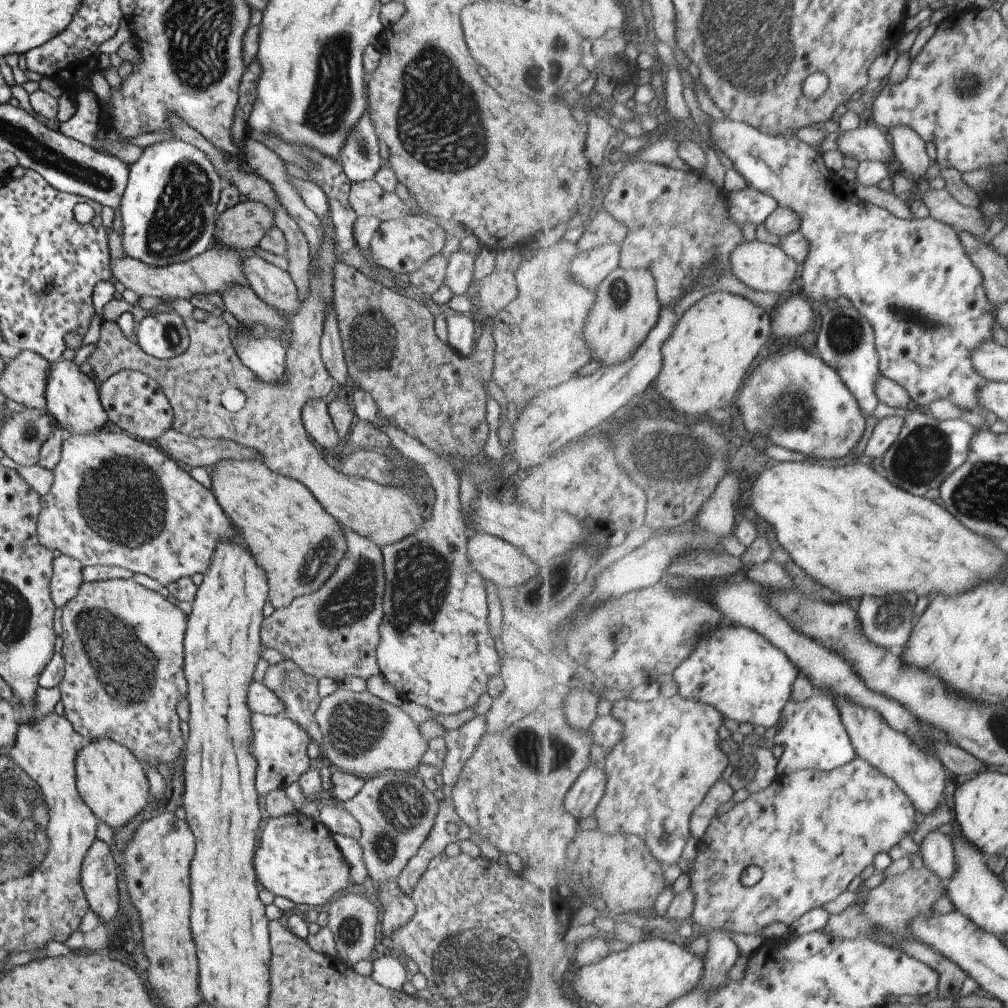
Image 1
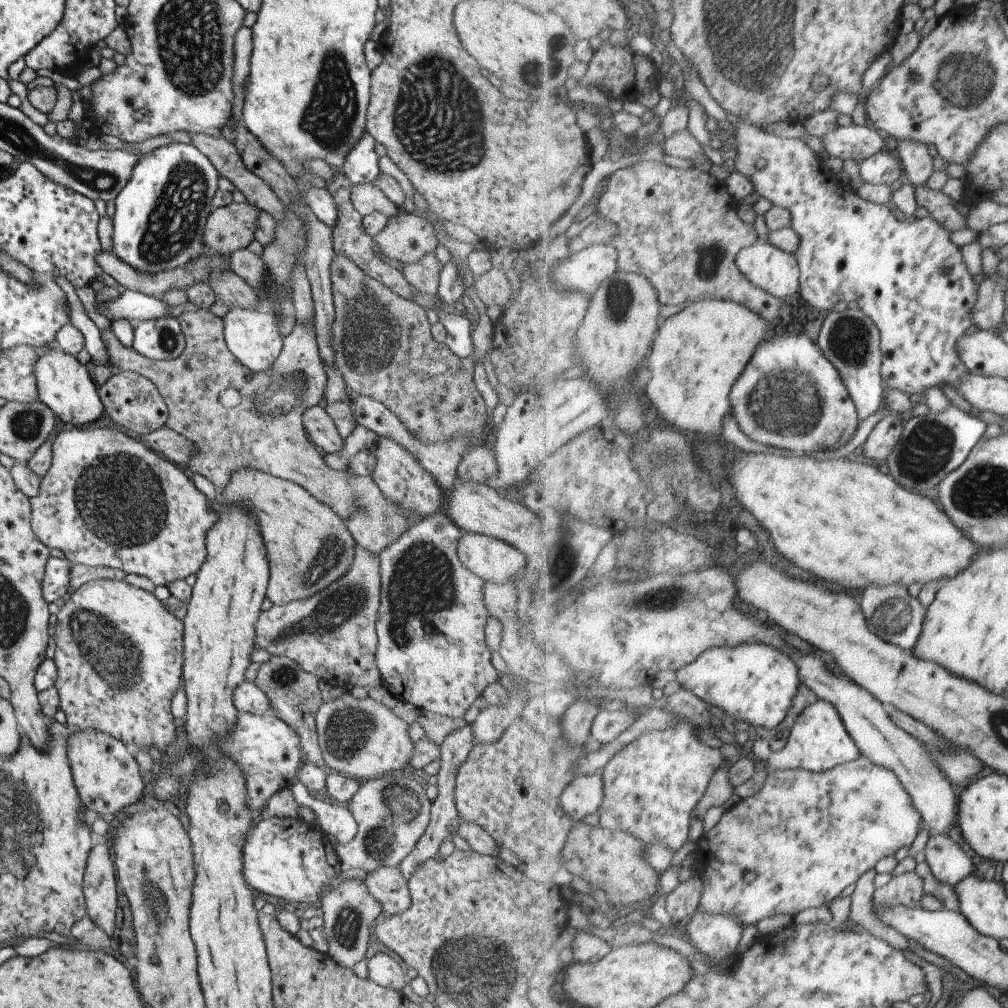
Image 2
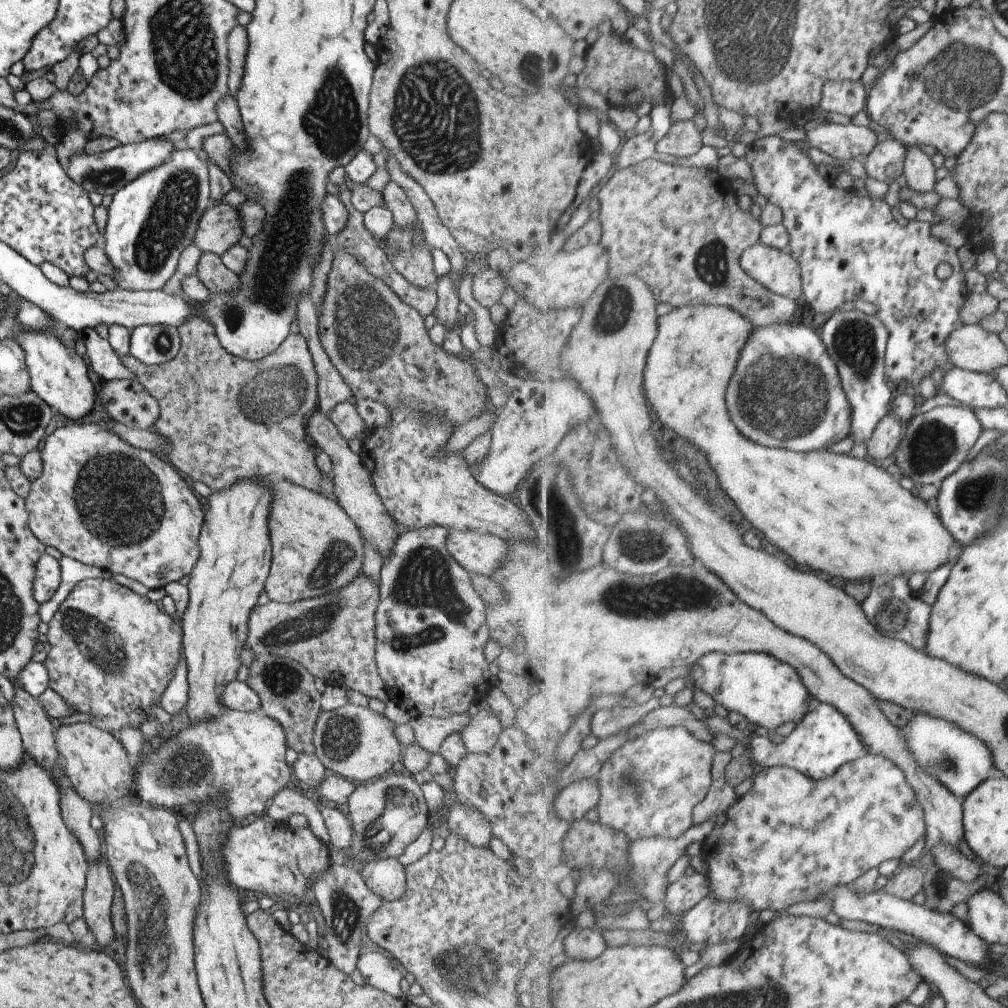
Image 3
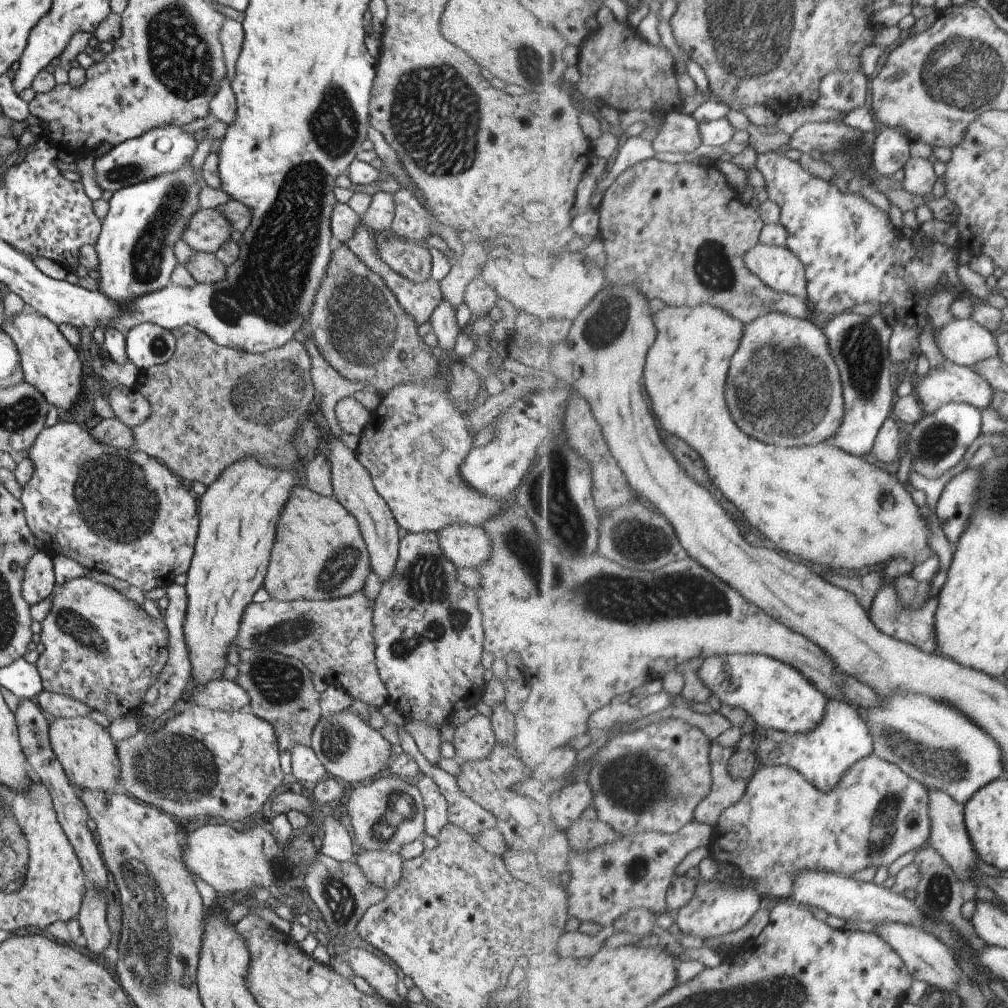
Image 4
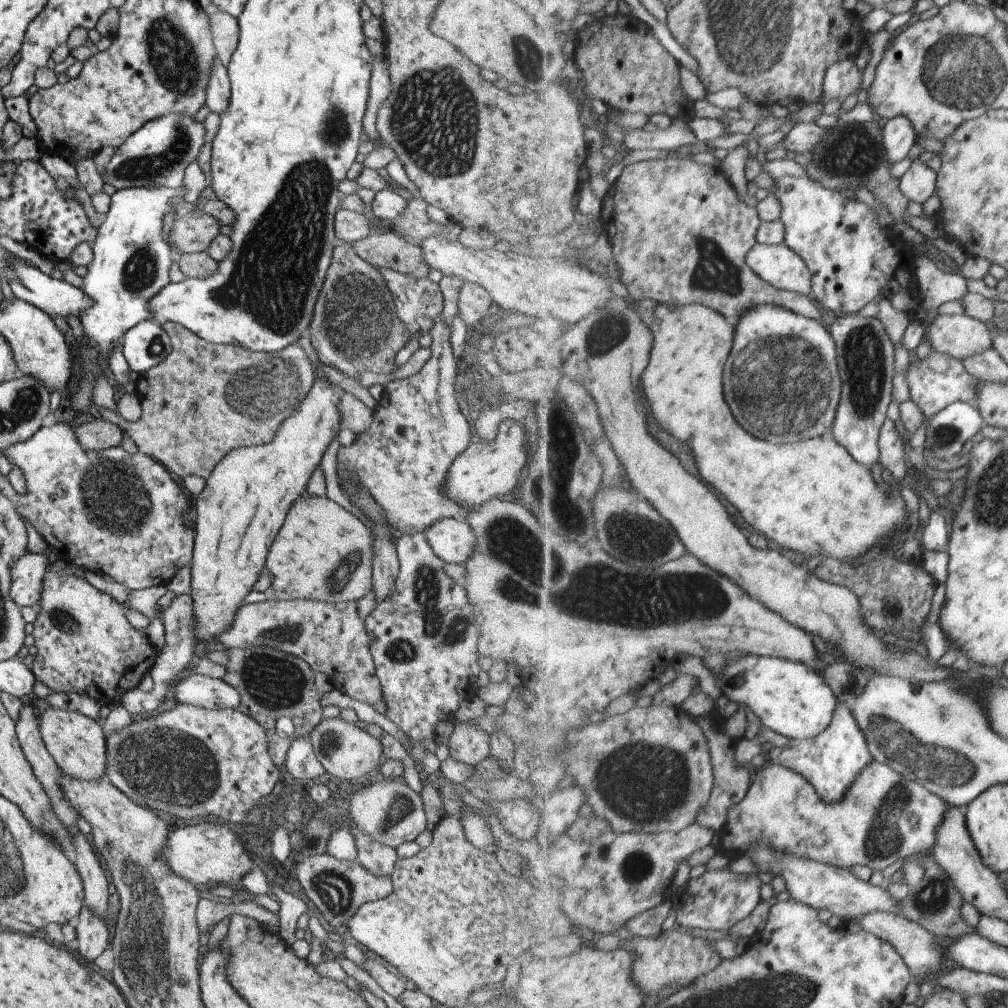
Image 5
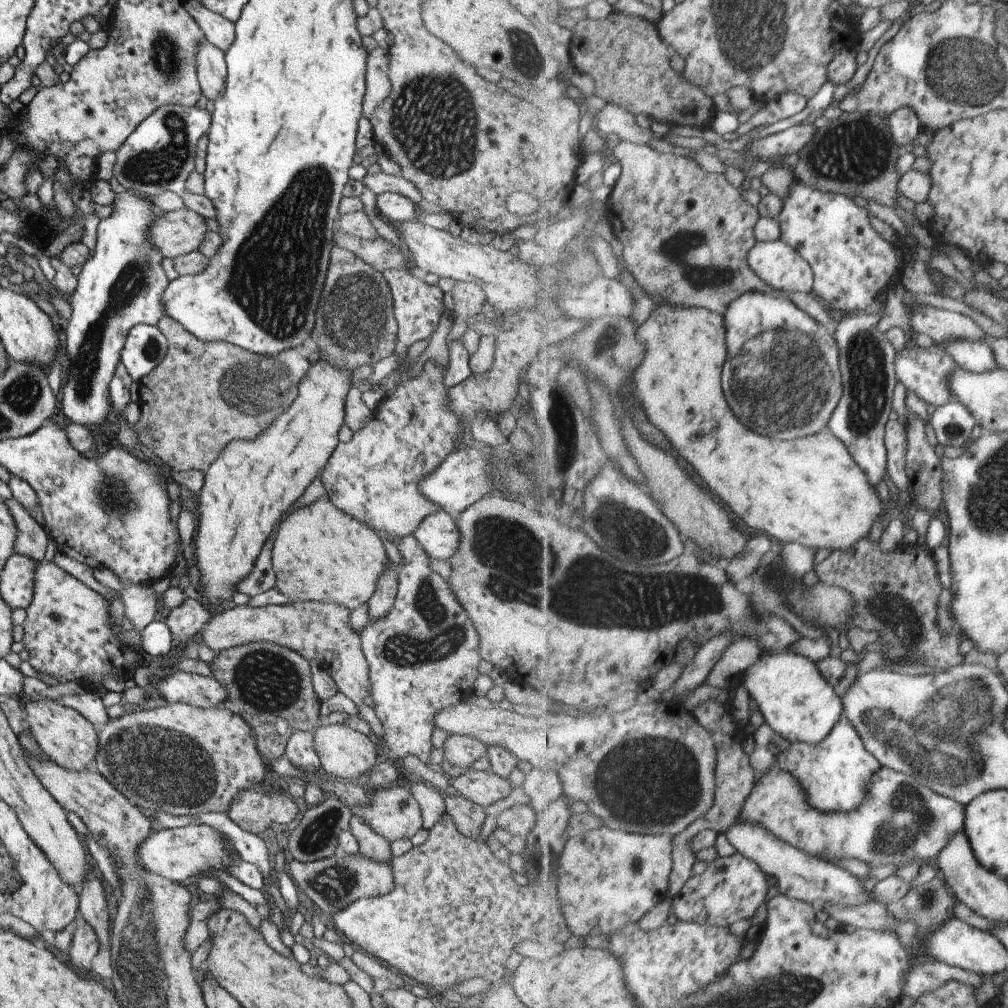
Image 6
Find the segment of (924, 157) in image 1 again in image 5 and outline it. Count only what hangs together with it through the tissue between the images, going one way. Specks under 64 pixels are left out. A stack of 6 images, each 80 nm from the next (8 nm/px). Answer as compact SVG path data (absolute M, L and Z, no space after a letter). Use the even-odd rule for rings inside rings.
M914 158L911 166L900 178L900 189L911 201L925 204L937 188L938 172L929 168L925 162Z

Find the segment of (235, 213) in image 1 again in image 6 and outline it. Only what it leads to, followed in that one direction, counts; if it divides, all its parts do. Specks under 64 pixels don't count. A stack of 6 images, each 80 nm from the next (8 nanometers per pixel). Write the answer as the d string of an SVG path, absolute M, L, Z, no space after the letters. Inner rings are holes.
M185 208L166 212L161 219L154 218L154 222L147 230L149 245L153 245L163 257L168 259L197 251L207 231L205 219L200 214Z

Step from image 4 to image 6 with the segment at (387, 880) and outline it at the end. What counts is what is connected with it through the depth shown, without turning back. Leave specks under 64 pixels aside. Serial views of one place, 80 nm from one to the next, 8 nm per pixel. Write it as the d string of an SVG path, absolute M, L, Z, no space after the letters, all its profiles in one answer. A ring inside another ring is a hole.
M351 817L348 830L358 844L358 853L366 859L376 863L391 864L390 842L381 835L374 833L369 825L366 825L360 818Z

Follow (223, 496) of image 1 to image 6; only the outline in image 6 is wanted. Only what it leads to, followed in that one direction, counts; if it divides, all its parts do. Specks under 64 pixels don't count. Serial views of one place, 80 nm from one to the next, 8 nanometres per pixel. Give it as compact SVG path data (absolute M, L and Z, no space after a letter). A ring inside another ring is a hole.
M326 496L307 506L295 507L274 530L271 543L270 561L274 572L274 588L290 601L317 601L337 603L352 611L361 603L366 603L373 594L376 577L388 565L381 540L375 532L352 519L346 512L335 508Z

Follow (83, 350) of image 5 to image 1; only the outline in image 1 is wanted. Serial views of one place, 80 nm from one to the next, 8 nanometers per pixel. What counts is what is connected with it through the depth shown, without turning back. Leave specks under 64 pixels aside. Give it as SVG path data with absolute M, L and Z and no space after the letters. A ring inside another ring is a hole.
M180 139L161 140L143 148L141 156L128 166L128 178L119 200L122 225L121 252L155 268L183 262L202 254L212 246L217 200L226 182L217 175L207 156Z

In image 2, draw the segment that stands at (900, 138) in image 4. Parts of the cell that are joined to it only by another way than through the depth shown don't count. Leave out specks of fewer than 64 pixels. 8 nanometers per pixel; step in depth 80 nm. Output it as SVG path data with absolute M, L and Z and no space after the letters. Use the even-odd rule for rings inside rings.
M884 150L875 156L862 161L859 165L860 178L865 183L890 185L904 180L904 168L896 154L896 150Z

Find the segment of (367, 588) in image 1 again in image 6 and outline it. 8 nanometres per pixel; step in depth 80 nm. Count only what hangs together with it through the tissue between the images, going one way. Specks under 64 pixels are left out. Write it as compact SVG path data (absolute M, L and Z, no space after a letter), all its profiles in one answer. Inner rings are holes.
M289 601L285 604L253 607L250 605L234 605L222 613L211 617L202 628L202 640L214 652L223 651L250 642L265 641L291 649L300 654L307 662L318 660L331 674L335 691L344 694L355 706L370 695L368 664L360 647L360 633L356 633L350 625L347 607L337 603L320 603L317 601Z

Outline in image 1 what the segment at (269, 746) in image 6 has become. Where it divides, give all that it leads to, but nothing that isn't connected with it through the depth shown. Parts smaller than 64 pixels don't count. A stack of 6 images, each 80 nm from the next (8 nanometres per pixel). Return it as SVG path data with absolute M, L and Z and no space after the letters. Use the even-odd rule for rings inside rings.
M281 660L279 664L268 665L265 674L263 674L263 680L261 684L271 690L281 702L283 702L284 715L295 722L307 736L309 736L309 742L317 744L318 759L314 761L315 766L320 766L324 763L321 749L321 732L317 728L317 722L315 722L314 713L317 706L320 704L320 698L317 693L317 680L304 674L291 660Z

